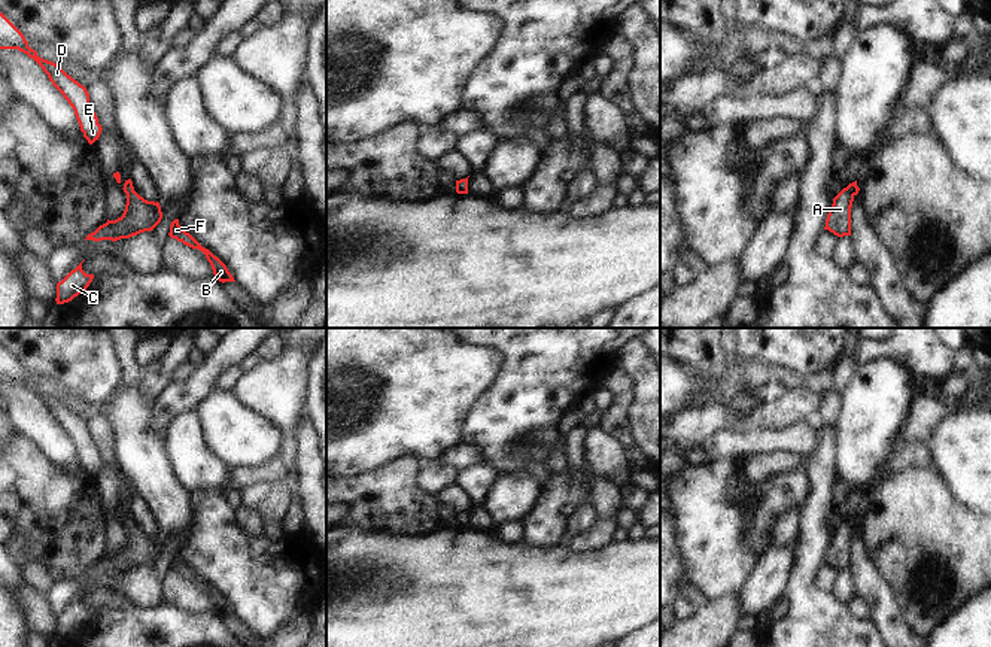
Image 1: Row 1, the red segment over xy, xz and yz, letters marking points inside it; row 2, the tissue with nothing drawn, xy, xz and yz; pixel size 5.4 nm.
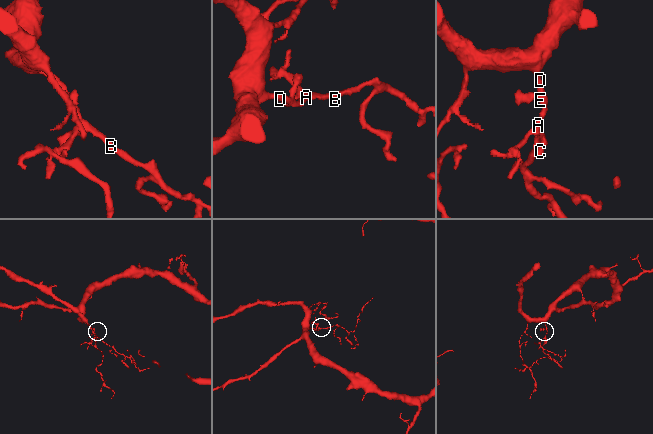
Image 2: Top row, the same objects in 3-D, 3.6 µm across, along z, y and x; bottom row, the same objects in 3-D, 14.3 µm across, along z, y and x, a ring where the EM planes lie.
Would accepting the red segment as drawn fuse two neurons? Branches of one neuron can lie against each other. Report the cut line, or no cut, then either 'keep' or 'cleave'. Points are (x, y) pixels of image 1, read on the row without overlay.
cut none; keep

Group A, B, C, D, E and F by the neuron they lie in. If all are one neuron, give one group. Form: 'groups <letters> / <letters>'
groups A B C D E F

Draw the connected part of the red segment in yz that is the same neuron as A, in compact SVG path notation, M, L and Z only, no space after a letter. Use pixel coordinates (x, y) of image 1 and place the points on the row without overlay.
M855 514L833 532L824 564L829 564L838 571L851 569L851 541L858 525L860 522Z

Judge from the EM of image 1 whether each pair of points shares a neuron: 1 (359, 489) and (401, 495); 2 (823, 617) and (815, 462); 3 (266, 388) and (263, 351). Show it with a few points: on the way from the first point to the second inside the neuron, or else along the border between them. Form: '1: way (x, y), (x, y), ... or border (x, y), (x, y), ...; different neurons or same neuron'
1: way (370, 491), (379, 495), (391, 495); same neuron
2: way (806, 579), (814, 516), (820, 501); same neuron
3: border (283, 343), (276, 357), (260, 361); different neurons

